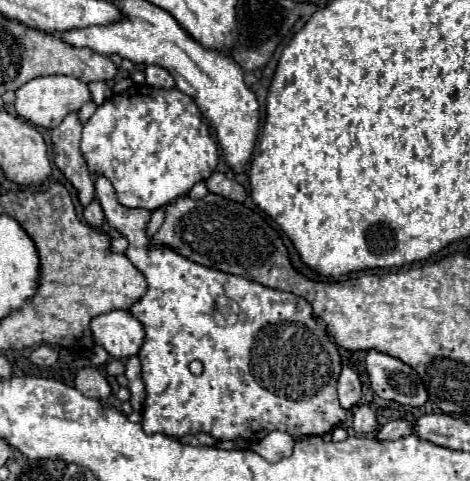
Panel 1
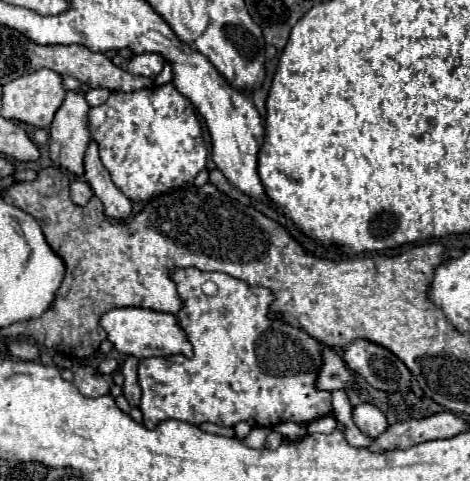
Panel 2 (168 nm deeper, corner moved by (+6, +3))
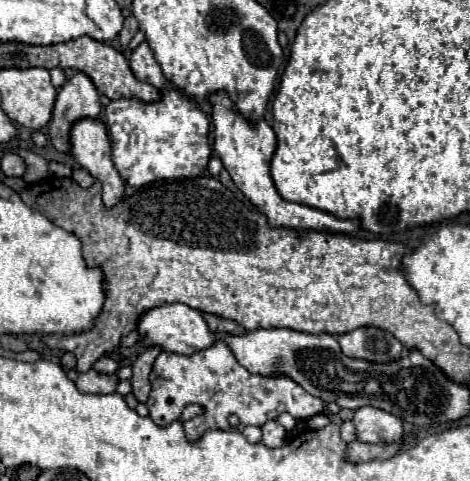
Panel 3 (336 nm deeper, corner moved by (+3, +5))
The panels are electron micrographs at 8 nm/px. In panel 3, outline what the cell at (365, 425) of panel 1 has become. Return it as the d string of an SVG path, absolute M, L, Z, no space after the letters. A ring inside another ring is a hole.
M364 406L354 412L352 424L356 426L356 440L370 444L392 444L402 440L404 426L398 416L380 408Z

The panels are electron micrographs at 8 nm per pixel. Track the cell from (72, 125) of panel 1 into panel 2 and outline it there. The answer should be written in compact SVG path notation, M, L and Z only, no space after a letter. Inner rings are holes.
M67 92L49 128L49 158L75 176L85 172L85 150L91 142L87 122L89 104L77 92Z

